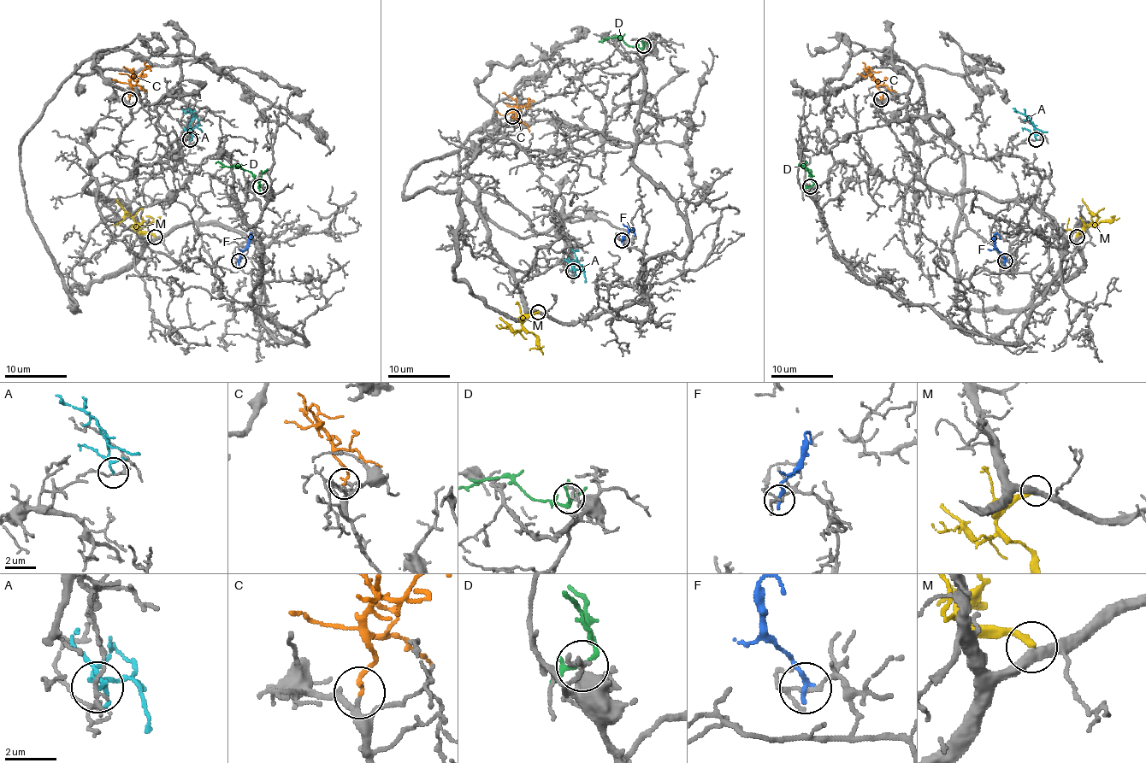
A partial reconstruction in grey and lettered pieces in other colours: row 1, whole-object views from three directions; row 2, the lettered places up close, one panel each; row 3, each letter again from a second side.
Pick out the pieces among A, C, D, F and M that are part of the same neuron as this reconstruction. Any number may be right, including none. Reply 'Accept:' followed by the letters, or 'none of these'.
Accept: C

